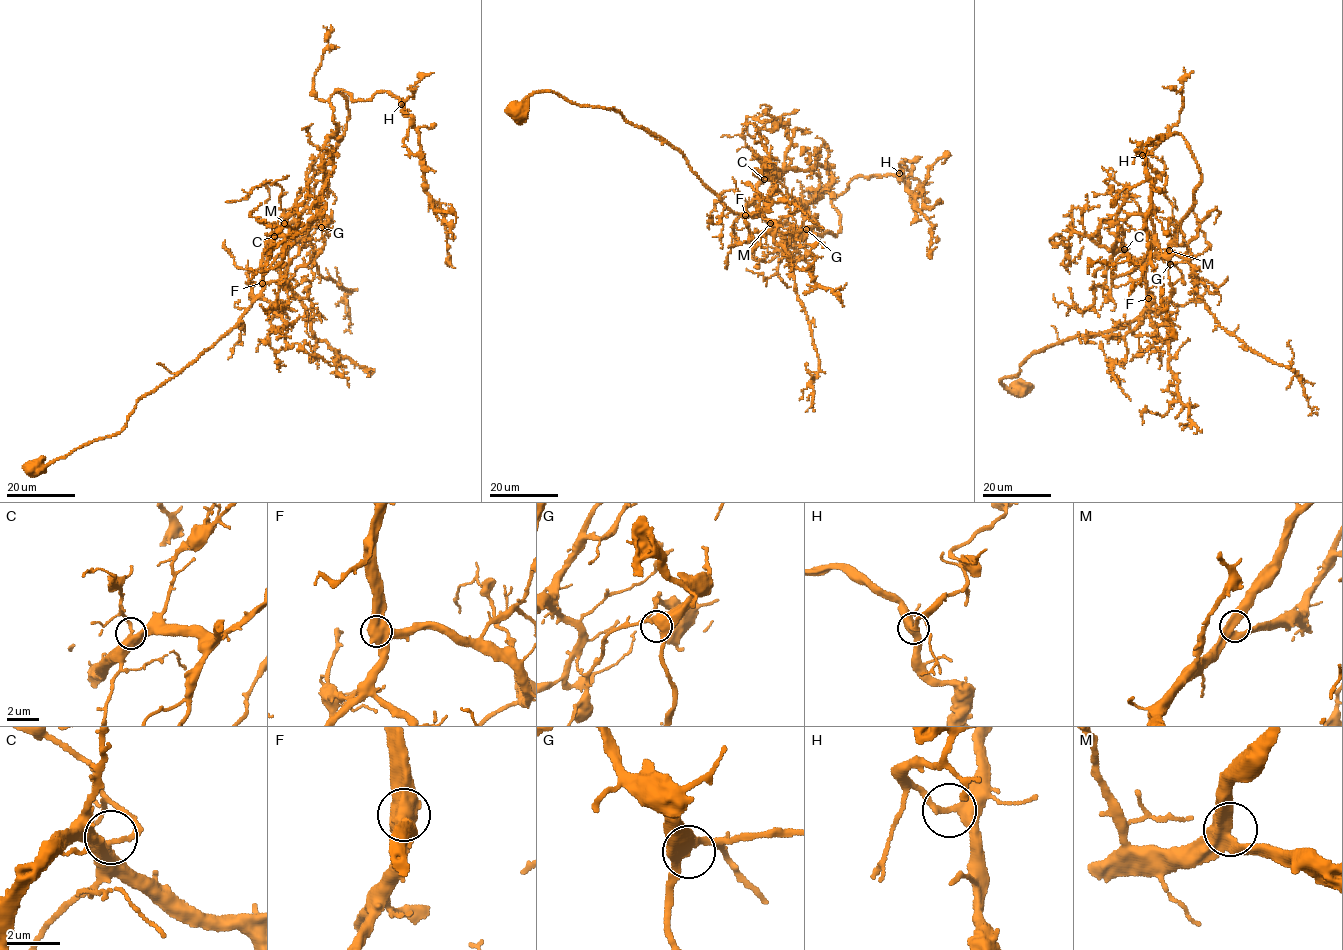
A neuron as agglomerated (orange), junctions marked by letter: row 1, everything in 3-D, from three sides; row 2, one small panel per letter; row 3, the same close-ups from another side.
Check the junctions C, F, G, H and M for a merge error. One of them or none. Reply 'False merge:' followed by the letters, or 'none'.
False merge: none

